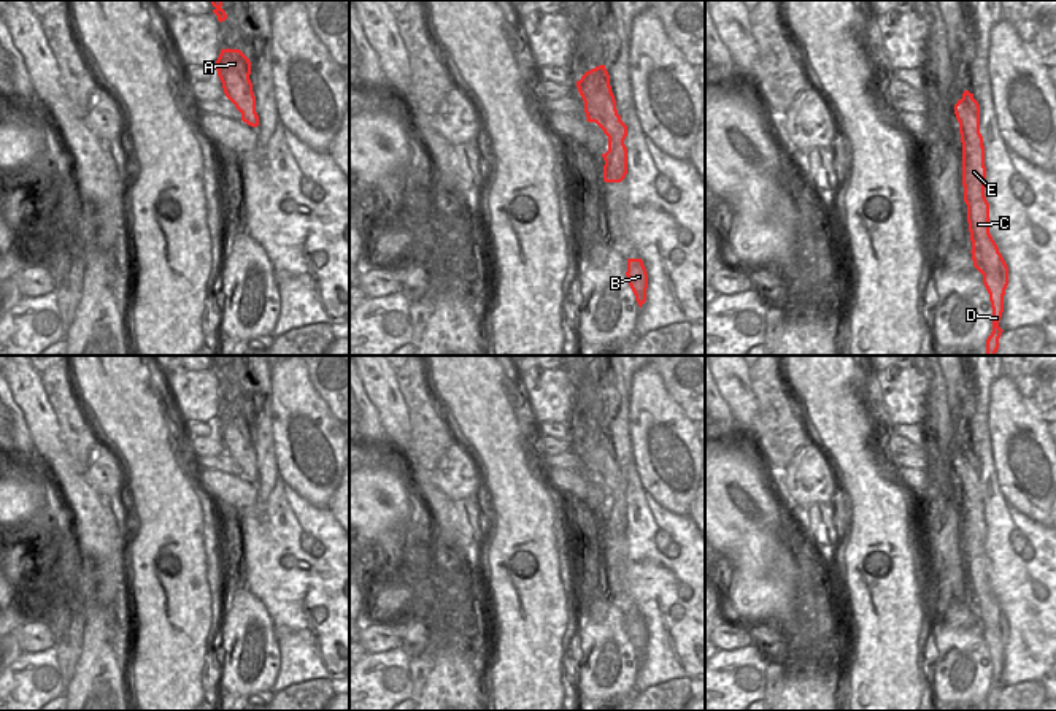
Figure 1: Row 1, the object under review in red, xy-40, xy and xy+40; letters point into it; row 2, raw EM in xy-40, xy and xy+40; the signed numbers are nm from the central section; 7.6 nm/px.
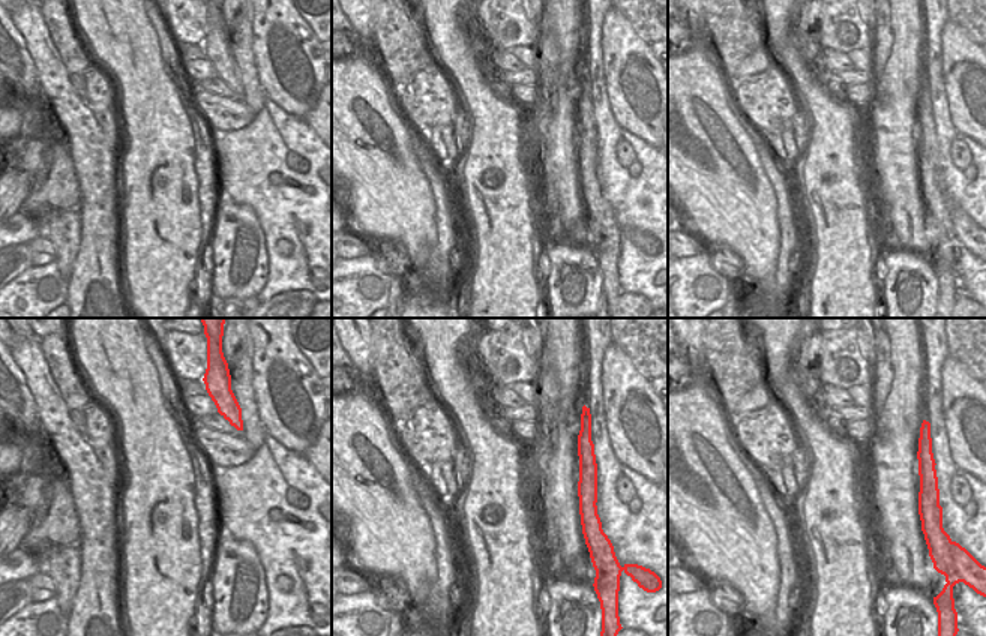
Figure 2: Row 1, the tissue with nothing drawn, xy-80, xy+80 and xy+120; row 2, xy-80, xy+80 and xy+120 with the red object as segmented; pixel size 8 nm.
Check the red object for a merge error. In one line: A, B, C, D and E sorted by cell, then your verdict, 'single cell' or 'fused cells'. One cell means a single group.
A / B C D E; fused cells

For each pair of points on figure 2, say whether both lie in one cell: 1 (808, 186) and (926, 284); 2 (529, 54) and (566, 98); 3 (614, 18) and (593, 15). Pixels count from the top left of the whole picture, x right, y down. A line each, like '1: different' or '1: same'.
1: different
2: different
3: different

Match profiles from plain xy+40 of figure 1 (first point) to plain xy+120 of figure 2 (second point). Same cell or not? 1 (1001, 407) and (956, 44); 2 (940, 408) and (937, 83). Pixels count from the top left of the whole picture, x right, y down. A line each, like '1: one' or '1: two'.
1: one
2: two

